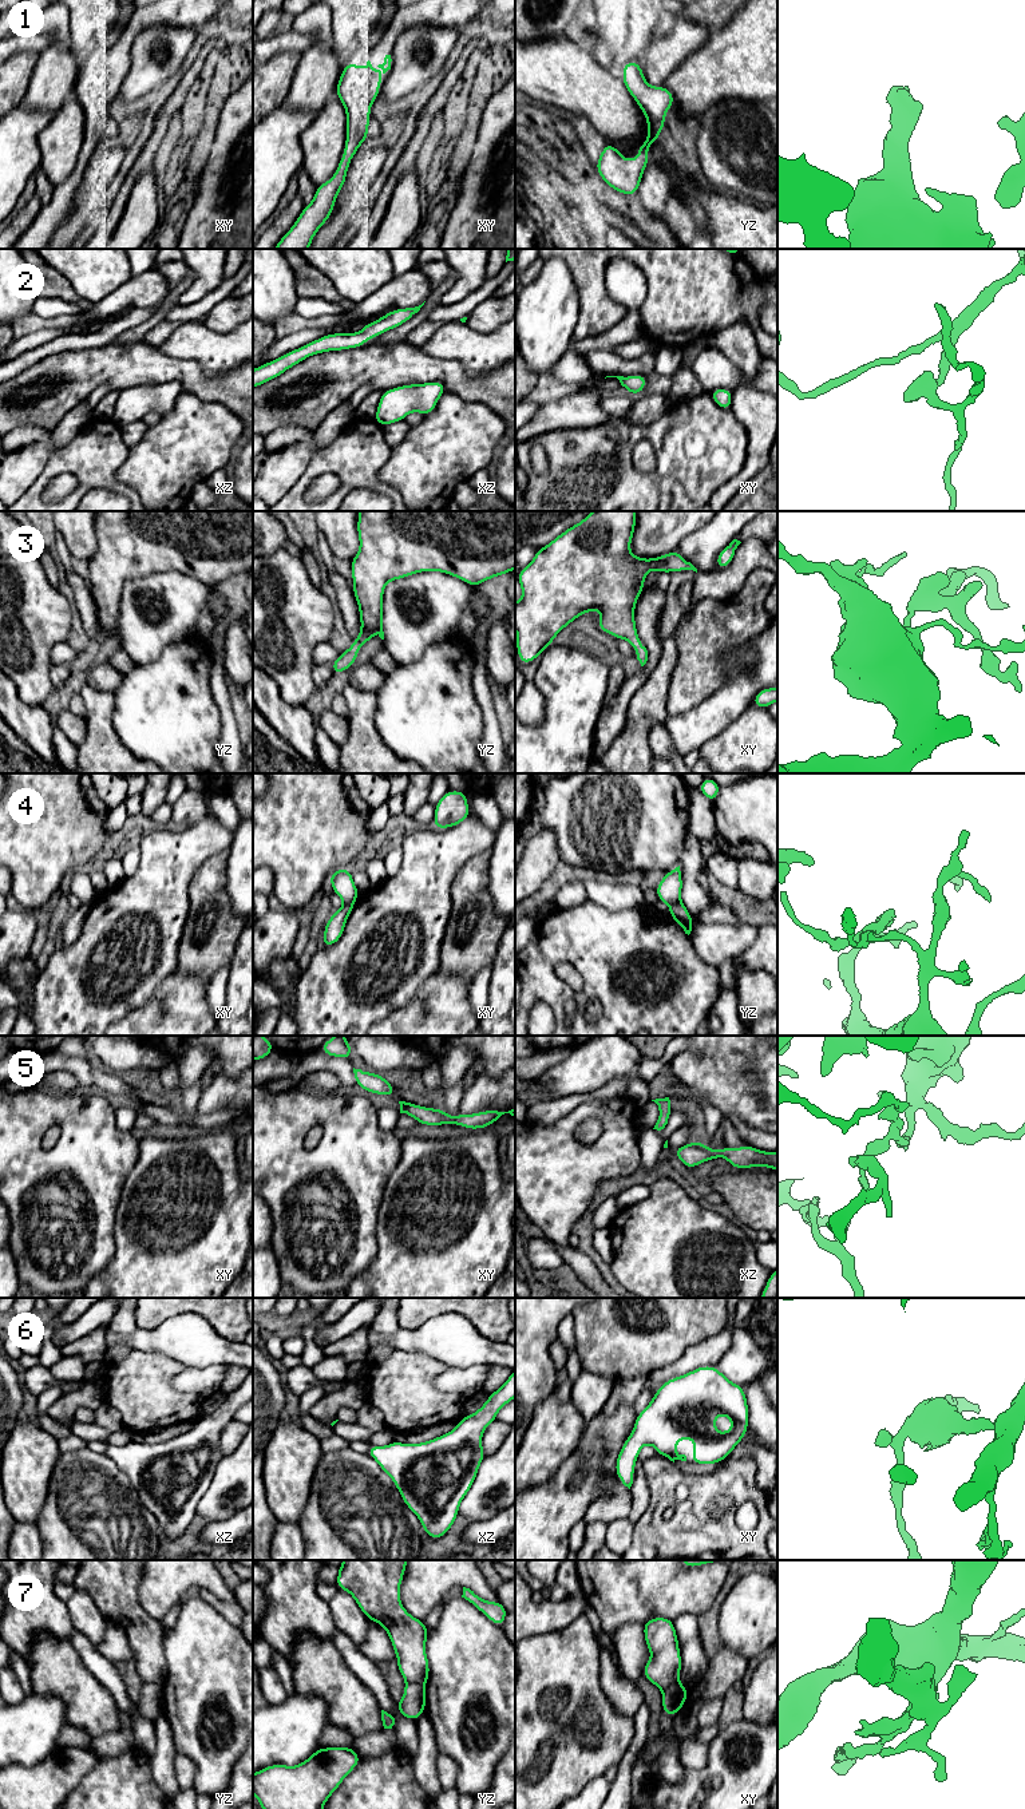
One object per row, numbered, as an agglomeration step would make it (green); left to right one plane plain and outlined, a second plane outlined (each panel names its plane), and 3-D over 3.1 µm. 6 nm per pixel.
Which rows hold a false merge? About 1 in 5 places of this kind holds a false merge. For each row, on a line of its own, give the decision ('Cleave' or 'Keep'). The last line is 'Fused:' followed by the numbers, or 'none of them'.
1: Keep
2: Keep
3: Keep
4: Cleave
5: Keep
6: Keep
7: Cleave
Fused: 4, 7

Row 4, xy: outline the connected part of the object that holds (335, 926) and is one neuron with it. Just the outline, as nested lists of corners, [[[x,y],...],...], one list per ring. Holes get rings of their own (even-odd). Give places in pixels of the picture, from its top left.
[[[344,903],[341,909],[333,913],[333,915],[328,919],[325,927],[324,927],[324,937],[322,937],[322,946],[329,947],[339,942],[341,938],[347,919],[351,915],[352,910],[355,907],[353,903]]]

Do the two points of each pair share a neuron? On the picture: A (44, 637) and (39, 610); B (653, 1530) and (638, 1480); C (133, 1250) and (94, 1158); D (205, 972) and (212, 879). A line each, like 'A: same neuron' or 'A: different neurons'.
A: same neuron
B: different neurons
C: different neurons
D: same neuron

